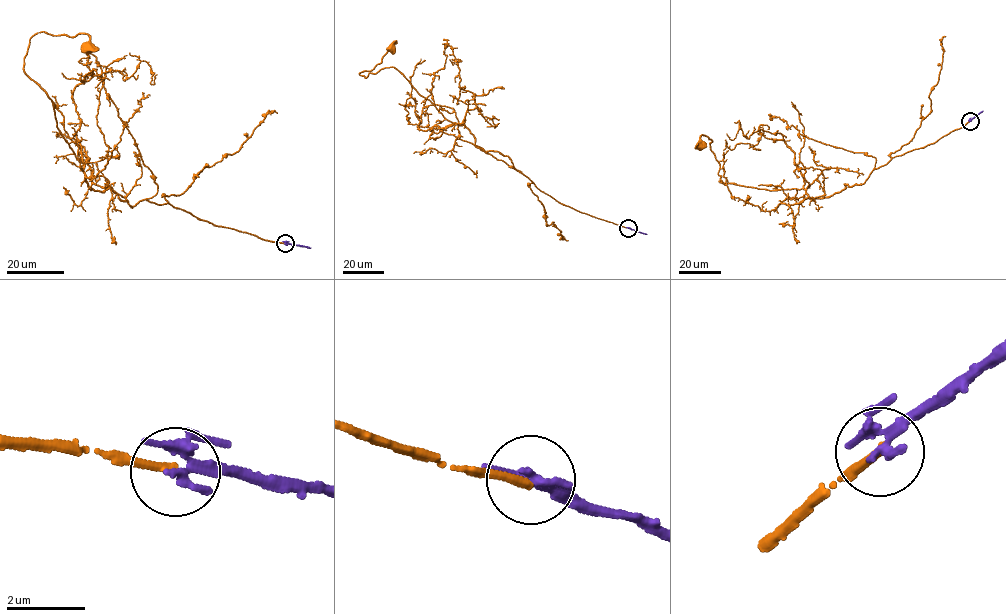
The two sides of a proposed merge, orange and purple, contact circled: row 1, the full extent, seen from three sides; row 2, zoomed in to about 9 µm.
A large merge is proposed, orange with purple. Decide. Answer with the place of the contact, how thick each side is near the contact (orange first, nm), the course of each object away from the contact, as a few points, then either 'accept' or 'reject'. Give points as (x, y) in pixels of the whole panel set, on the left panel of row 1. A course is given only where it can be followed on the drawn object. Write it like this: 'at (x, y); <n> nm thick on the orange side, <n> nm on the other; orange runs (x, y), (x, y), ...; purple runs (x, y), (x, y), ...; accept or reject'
at (285, 243); 200 nm thick on the orange side, 150 nm on the other; orange runs (284, 244), (90, 189), (24, 71), (38, 32), (84, 33), (86, 46); purple runs (284, 244), (310, 247); reject

